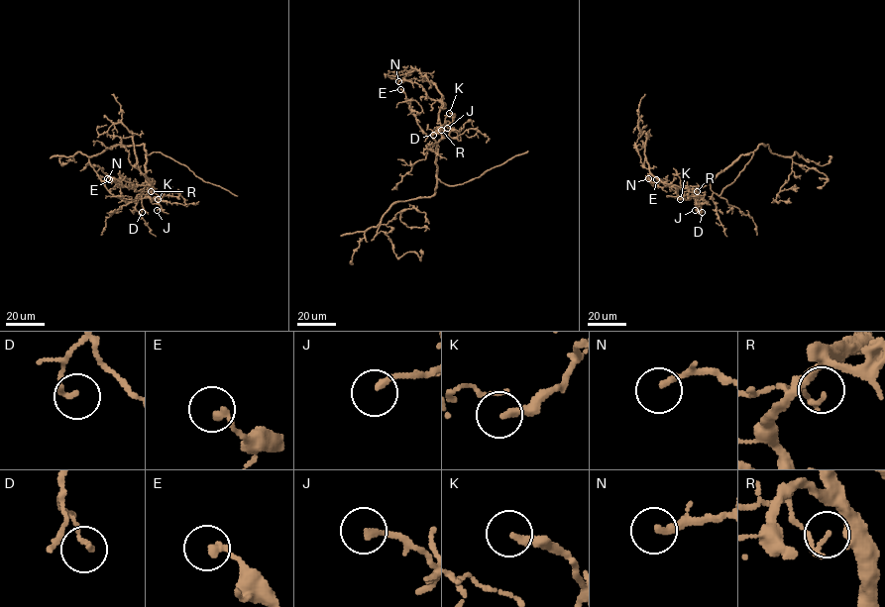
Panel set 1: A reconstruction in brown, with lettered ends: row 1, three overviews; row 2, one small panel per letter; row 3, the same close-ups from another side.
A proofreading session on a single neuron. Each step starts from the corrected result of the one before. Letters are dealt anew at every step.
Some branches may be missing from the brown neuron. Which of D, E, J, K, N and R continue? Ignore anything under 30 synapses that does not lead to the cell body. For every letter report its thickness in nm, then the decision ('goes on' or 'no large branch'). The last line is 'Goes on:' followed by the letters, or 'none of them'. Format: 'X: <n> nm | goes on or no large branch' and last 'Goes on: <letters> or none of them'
D: 140 nm | no large branch
E: 240 nm | no large branch
J: 200 nm | no large branch
K: 240 nm | no large branch
N: 200 nm | no large branch
R: 120 nm | no large branch
Goes on: none of them

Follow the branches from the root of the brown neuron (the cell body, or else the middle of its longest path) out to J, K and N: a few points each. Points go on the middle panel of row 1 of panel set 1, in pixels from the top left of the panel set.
J: (436, 163), (436, 144), (443, 134), (443, 129), (438, 129), (447, 138), (452, 131), (447, 128)
K: (436, 163), (436, 144), (443, 134), (442, 126), (453, 120), (449, 113)
N: (436, 163), (436, 144), (443, 134), (439, 117), (441, 103), (430, 99), (420, 84), (398, 81)

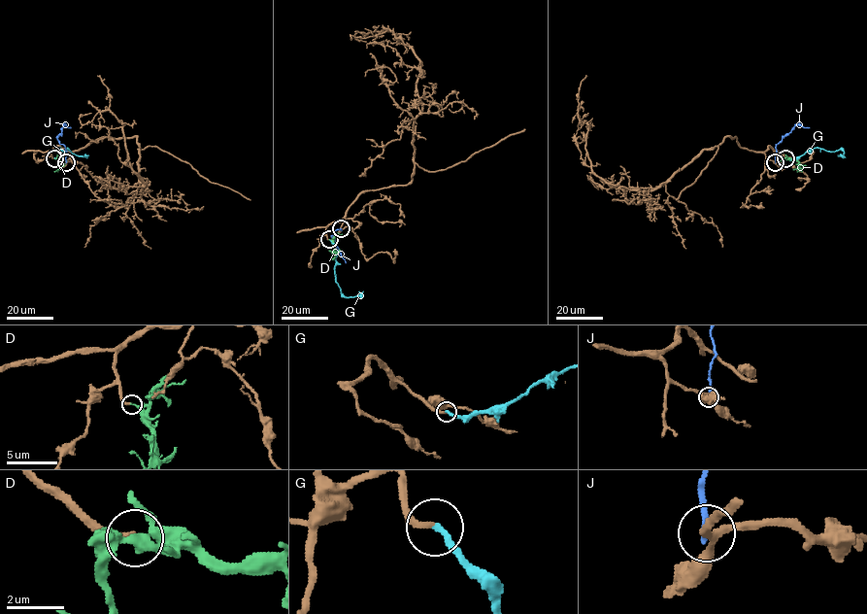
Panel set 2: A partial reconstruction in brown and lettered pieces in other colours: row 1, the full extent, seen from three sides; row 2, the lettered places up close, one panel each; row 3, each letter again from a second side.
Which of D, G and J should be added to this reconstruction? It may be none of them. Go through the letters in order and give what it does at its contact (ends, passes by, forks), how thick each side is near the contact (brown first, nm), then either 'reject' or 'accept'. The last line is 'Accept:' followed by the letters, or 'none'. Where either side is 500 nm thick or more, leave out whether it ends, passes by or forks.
D: it ends there; 240 nm thick on the brown side, 180 nm on the other; reject
G: it ends there; 240 nm thick on the brown side, 240 nm on the other; accept
J: it ends there; 200 nm thick on the brown side, 260 nm on the other; reject
Accept: G

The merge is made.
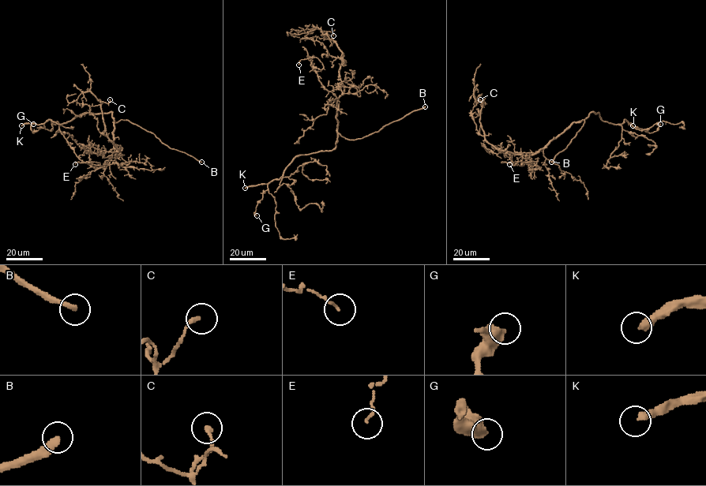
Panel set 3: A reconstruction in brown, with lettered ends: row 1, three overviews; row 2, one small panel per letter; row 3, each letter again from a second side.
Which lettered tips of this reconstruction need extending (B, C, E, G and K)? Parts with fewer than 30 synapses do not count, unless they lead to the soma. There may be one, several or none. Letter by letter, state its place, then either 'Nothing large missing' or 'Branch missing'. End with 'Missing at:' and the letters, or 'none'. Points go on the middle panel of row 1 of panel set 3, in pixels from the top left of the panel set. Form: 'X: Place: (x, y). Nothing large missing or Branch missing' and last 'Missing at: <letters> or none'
B: Place: (425, 106). Branch missing
C: Place: (333, 35). Nothing large missing
E: Place: (298, 65). Nothing large missing
G: Place: (257, 215). Nothing large missing
K: Place: (245, 188). Branch missing
Missing at: B, K

